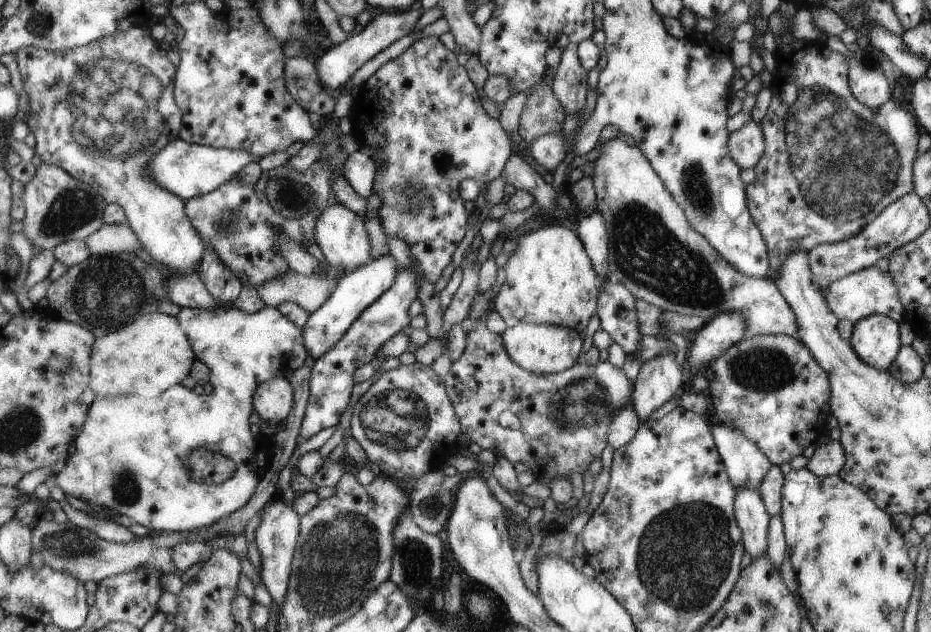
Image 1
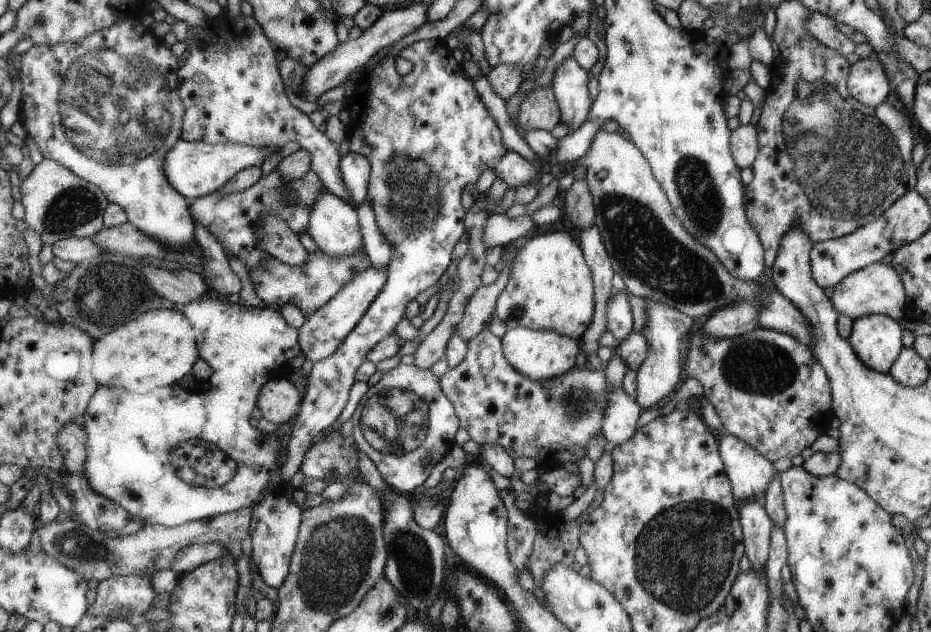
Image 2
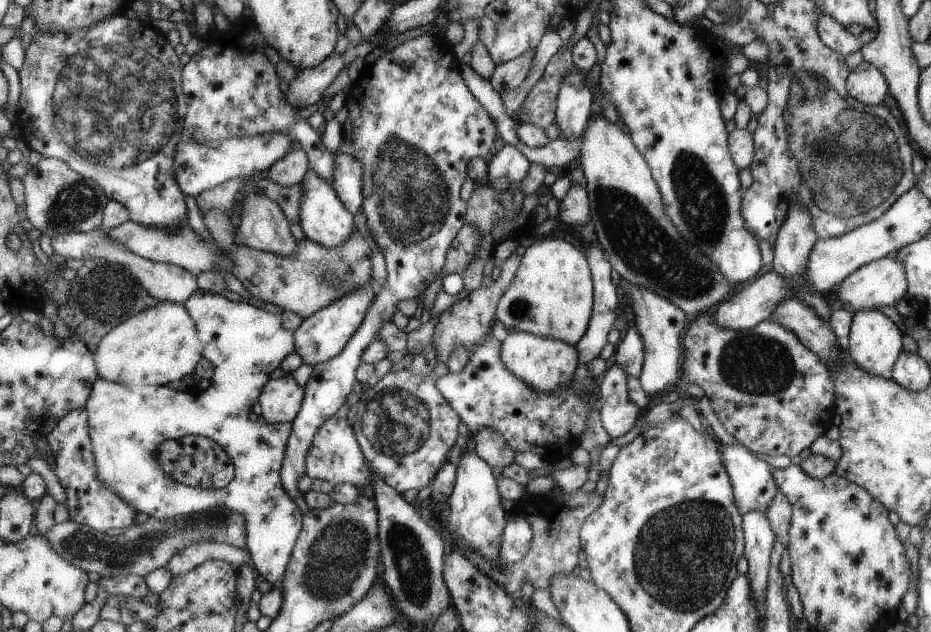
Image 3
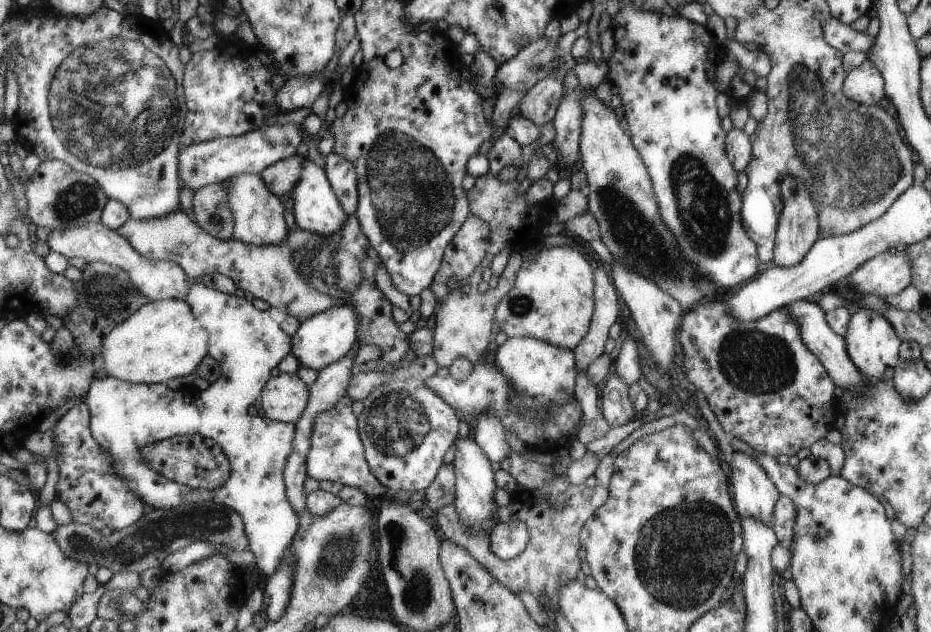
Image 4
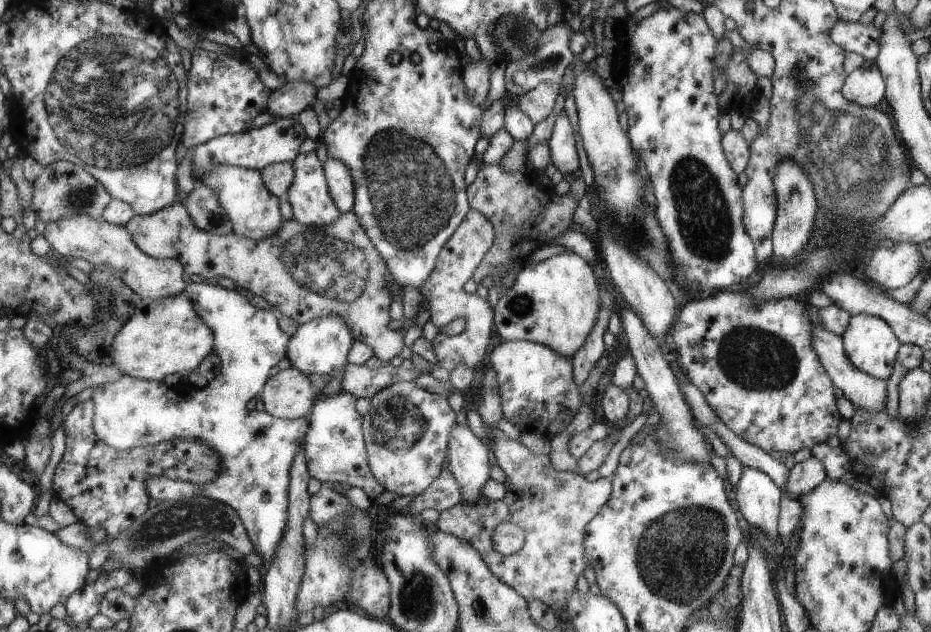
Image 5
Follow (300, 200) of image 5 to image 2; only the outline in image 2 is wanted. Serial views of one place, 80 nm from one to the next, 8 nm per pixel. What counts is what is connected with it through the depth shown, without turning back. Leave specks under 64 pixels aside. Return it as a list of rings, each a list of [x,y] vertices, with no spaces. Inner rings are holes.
[[[323,189],[310,204],[307,222],[306,234],[313,239],[317,248],[325,254],[338,257],[350,255],[356,253],[359,249],[363,249],[356,209],[326,189]]]

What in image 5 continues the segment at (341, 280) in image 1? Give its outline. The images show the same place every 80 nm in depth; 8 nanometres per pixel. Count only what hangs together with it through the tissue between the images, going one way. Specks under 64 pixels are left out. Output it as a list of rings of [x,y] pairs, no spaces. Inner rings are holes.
[[[327,314],[298,326],[298,330],[290,336],[286,358],[291,367],[301,370],[303,374],[328,374],[331,370],[343,369],[346,356],[354,344],[354,336],[347,320],[341,314]]]

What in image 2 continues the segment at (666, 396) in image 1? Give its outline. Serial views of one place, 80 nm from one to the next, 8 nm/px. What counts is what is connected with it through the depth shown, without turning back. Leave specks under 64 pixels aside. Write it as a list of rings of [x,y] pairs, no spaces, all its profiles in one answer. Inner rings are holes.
[[[647,299],[646,320],[640,329],[642,337],[646,338],[649,346],[645,360],[636,370],[636,393],[633,399],[642,410],[655,407],[661,398],[665,398],[671,390],[675,390],[679,375],[683,371],[681,356],[679,356],[680,337],[689,333],[693,319],[675,310],[673,307]]]

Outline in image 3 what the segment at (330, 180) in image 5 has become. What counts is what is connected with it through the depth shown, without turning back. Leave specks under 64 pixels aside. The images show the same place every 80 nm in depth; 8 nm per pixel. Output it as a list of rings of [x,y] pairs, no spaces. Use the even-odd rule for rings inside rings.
[[[340,153],[335,154],[335,168],[333,182],[330,186],[337,192],[338,198],[342,200],[351,214],[360,211],[363,184],[363,166],[357,158]]]

